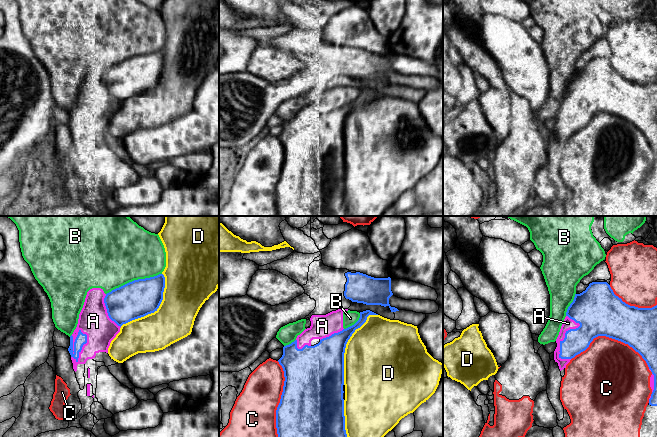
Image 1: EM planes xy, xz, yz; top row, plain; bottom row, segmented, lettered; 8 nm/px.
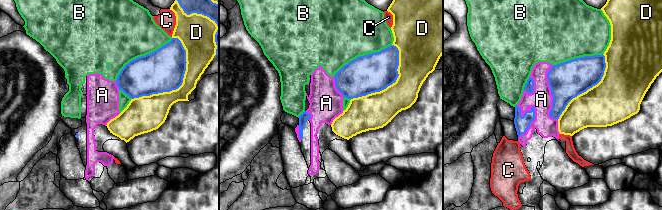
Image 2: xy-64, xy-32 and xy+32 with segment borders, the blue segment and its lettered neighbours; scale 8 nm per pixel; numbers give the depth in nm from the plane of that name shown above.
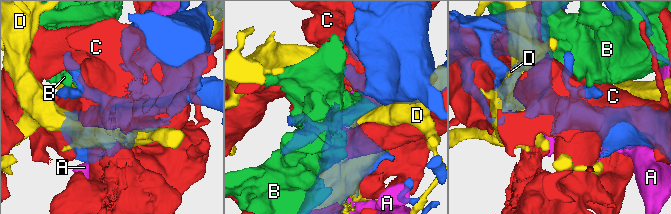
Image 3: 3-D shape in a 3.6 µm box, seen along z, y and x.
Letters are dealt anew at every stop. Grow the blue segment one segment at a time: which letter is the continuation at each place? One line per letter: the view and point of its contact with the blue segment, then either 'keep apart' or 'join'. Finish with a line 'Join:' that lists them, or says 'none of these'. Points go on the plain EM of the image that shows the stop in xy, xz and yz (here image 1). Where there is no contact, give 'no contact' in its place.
A: xy (83, 120) | keep apart
B: xy (134, 56) | keep apart
C: yz (611, 113) | keep apart
D: xz (345, 121) | keep apart
Join: none of these

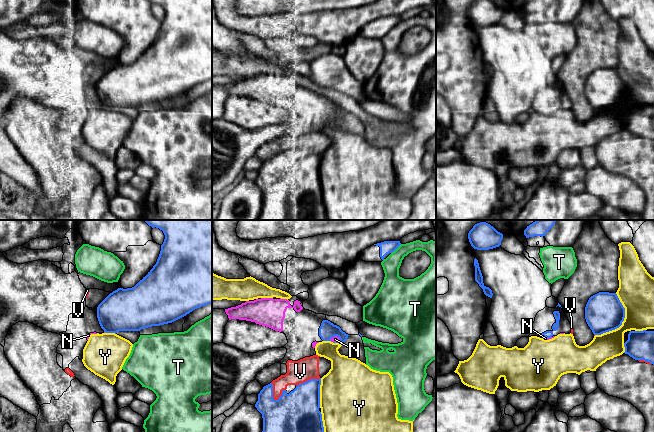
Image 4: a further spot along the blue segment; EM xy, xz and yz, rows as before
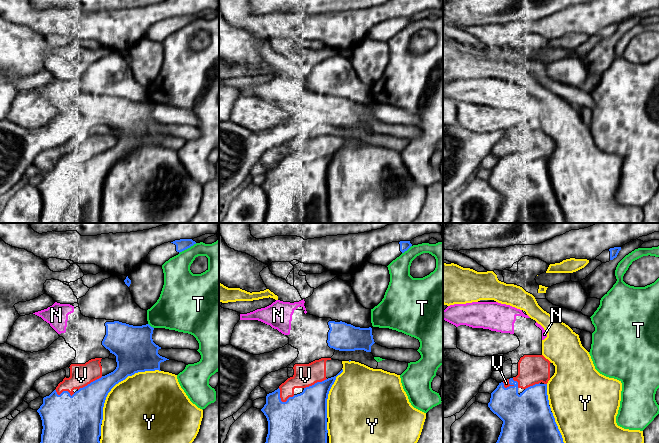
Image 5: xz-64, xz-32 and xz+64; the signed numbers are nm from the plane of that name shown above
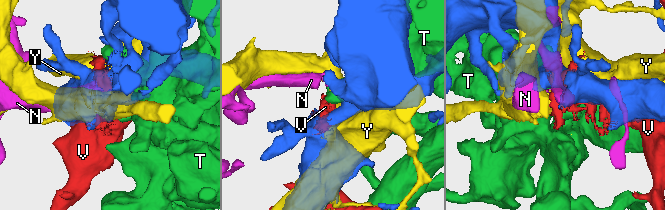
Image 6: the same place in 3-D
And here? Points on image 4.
N: xz (335, 118) | join
T: xz (396, 24) | keep apart
V: xz (272, 168) | keep apart
Y: yz (622, 97) | keep apart
Join: N

